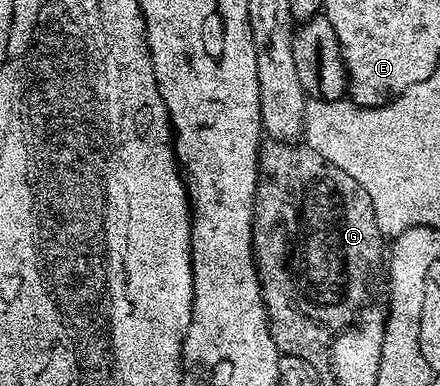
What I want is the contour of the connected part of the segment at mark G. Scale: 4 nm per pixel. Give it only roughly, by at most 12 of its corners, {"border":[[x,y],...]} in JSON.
{"border":[[307,146],[260,149],[268,329],[315,361],[386,256],[370,194]]}

